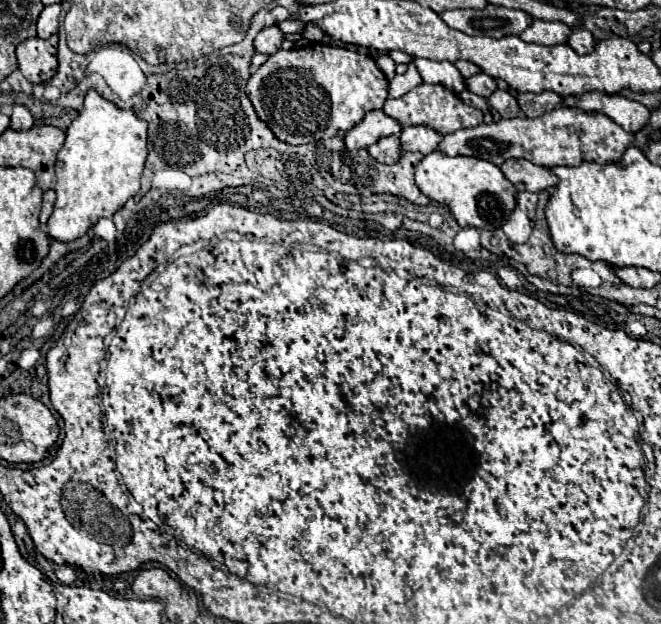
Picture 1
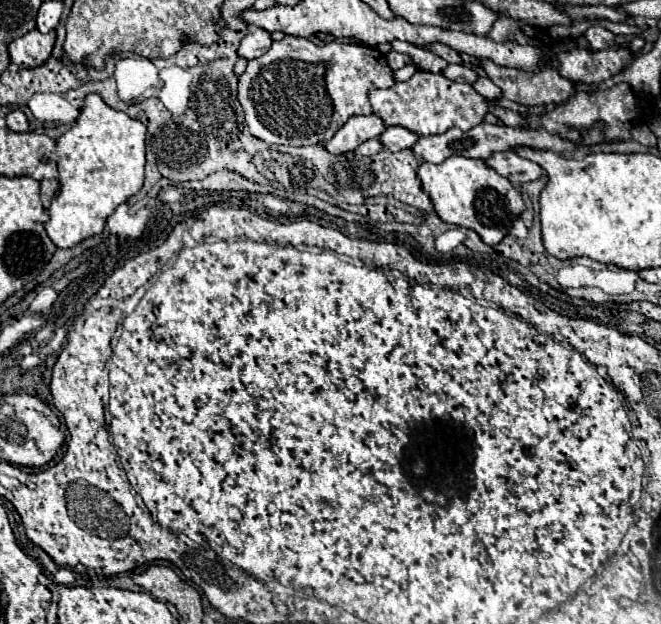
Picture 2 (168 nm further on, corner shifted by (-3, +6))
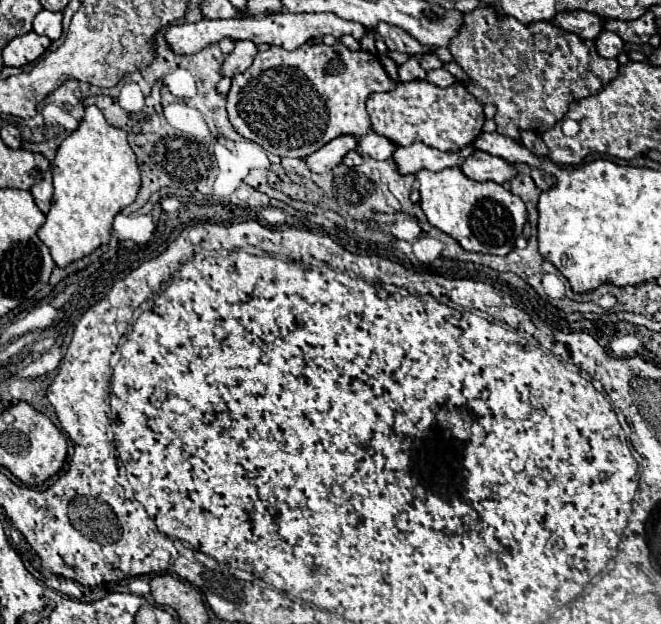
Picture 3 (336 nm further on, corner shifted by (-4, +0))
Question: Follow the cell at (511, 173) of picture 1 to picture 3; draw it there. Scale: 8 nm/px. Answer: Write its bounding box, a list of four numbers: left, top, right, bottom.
[460,150,518,184]

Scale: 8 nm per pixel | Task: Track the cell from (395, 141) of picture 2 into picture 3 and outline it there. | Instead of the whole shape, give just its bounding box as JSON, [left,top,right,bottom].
[358,130,396,160]

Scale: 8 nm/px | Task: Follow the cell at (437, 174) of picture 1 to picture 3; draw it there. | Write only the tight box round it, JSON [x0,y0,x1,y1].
[416,168,526,256]

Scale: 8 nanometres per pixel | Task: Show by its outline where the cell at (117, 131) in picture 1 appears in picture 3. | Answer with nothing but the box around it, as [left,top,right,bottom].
[38,106,142,266]

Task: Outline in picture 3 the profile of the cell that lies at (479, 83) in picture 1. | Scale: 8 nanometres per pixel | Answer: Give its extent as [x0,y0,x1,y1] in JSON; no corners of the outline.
[426,68,456,88]

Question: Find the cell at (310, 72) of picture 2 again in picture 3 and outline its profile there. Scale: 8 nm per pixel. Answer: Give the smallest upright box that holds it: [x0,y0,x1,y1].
[228,44,396,158]

